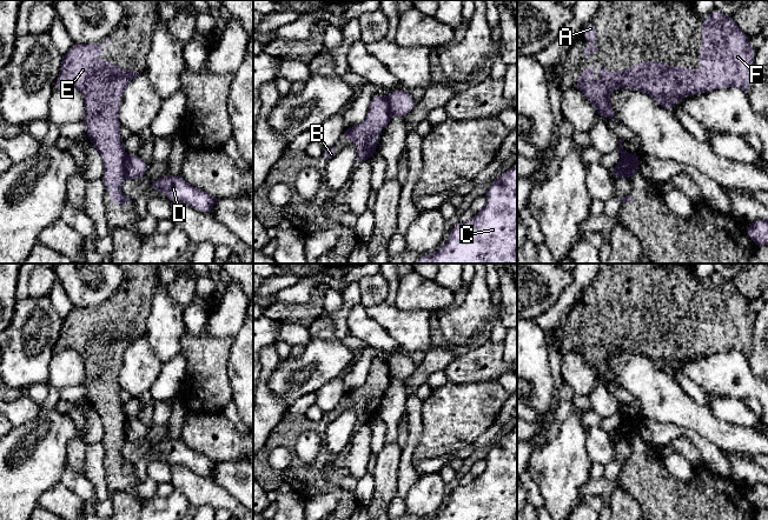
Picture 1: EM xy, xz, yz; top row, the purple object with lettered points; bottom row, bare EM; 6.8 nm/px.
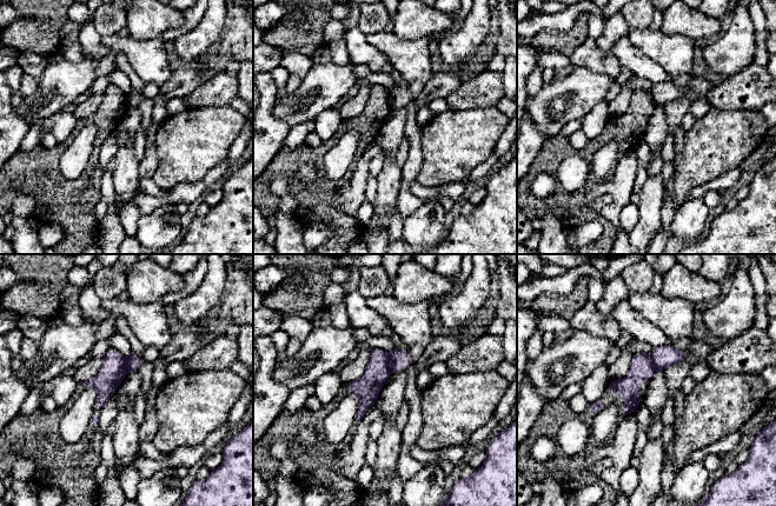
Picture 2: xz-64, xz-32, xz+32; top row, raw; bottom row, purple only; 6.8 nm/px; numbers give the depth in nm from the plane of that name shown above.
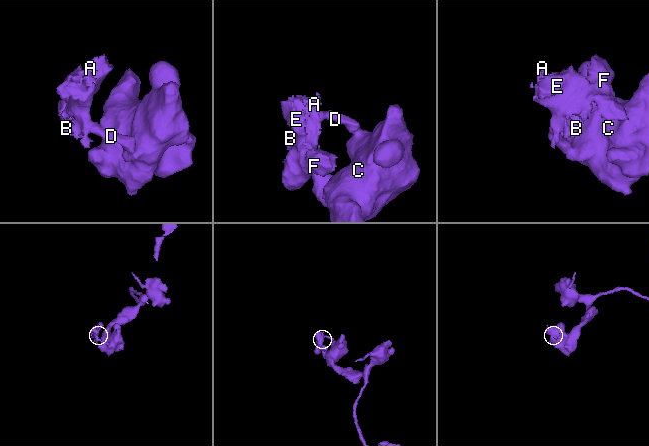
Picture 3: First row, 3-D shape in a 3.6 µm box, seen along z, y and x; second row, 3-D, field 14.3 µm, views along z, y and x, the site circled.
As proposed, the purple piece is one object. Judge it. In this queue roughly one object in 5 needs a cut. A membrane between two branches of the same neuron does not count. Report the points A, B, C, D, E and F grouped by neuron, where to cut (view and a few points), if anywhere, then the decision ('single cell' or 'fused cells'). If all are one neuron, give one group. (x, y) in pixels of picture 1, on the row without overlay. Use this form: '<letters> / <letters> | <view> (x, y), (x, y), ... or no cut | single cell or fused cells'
A B E F / C D | xy (127, 420), (126, 440) | fused cells

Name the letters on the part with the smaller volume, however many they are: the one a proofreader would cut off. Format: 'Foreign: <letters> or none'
Foreign: A, B, E, F

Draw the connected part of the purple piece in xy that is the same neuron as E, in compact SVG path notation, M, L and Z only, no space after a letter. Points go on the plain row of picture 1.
M101 306L73 307L62 321L54 352L71 348L81 355L87 402L104 426L101 442L110 453L110 465L115 471L123 471L132 464L120 454L120 448L127 441L127 419L119 396L118 378L124 354L139 335L120 334L117 326L101 325L99 320L105 313Z

